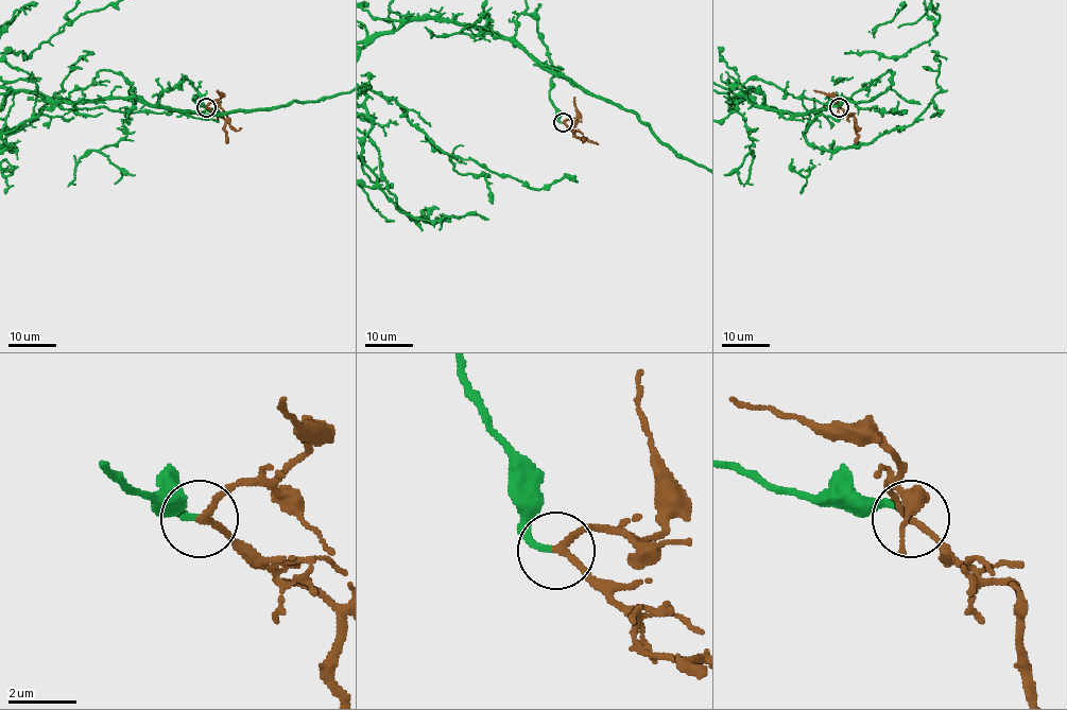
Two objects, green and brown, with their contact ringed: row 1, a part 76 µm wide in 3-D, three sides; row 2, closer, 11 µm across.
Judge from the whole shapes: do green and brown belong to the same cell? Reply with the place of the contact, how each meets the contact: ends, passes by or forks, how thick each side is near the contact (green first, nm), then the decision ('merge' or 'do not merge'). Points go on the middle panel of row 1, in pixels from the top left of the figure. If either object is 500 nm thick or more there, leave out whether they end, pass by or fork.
at (563, 122); green ends there; brown passes by; 180 nm thick on the green side, 170 nm on the other; merge

